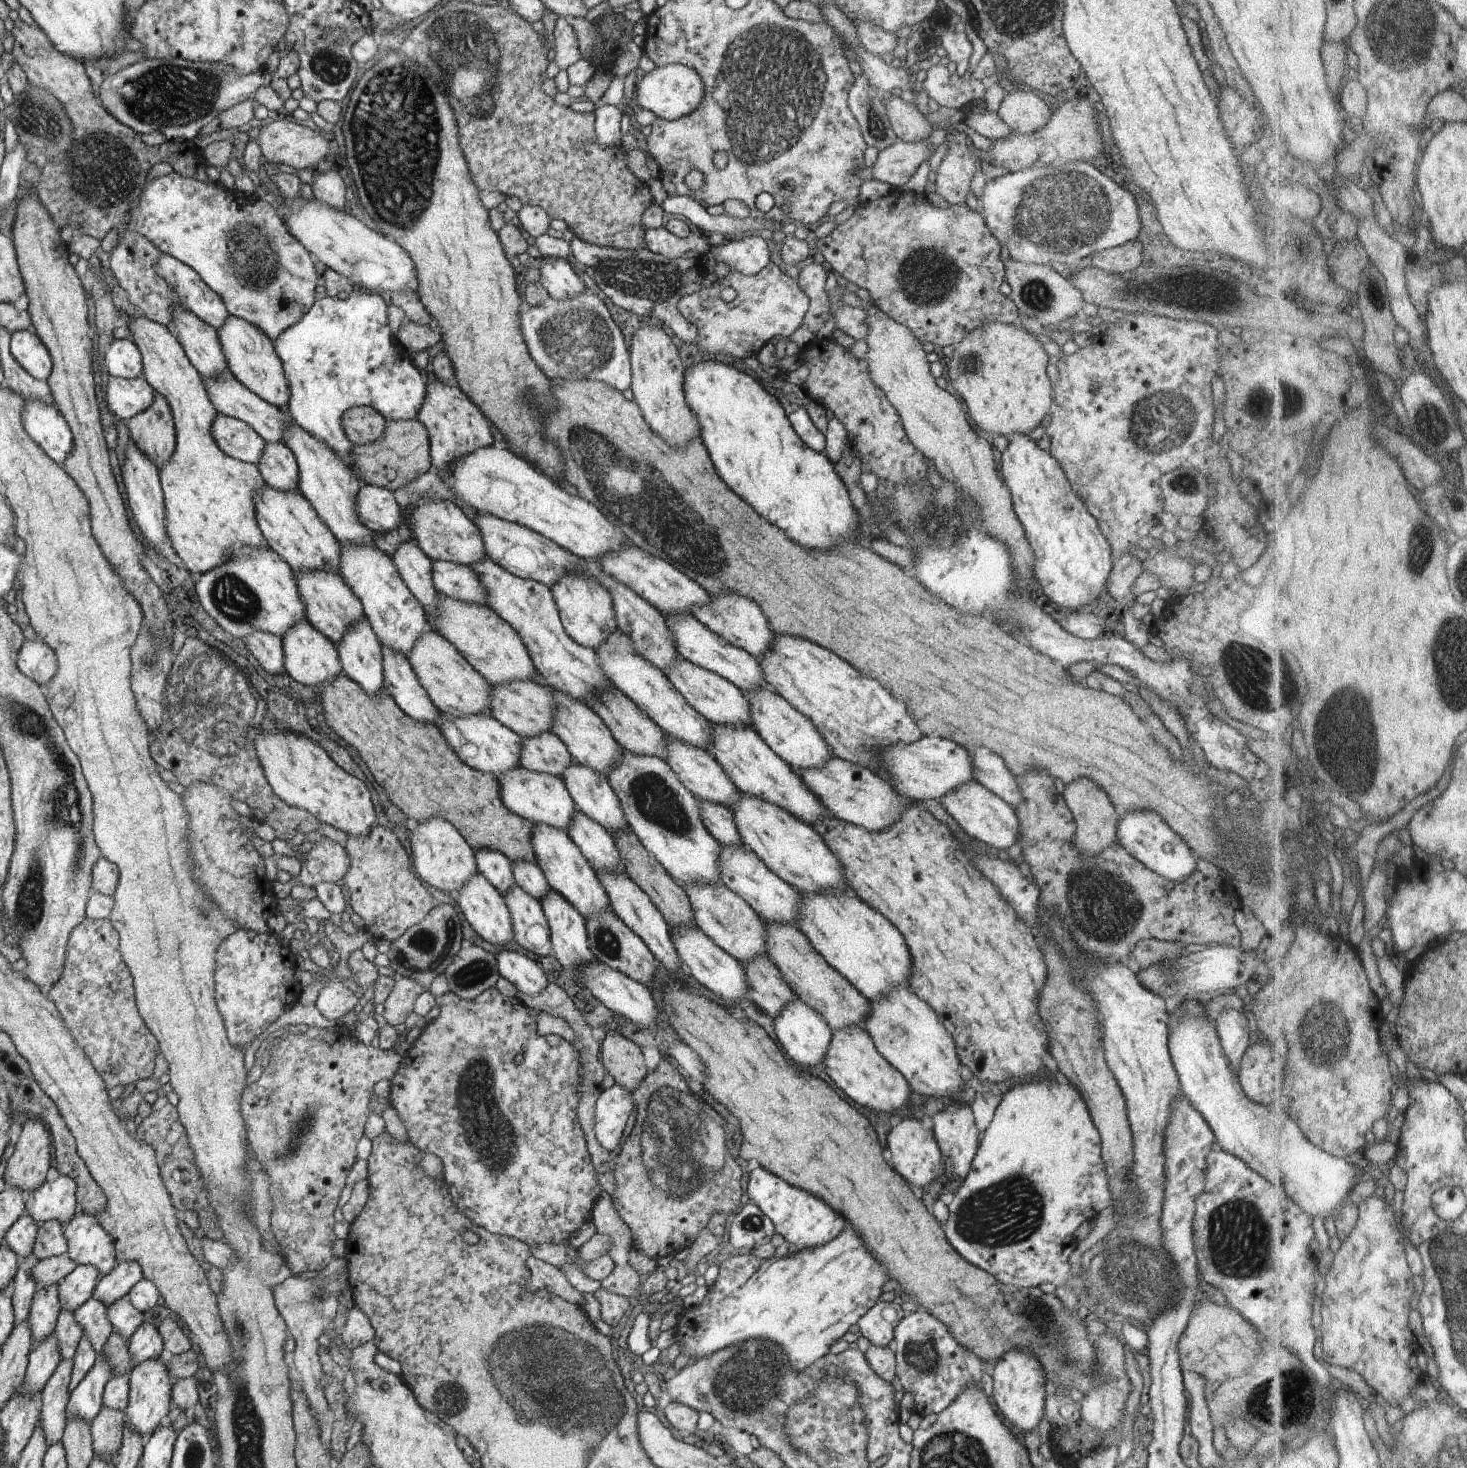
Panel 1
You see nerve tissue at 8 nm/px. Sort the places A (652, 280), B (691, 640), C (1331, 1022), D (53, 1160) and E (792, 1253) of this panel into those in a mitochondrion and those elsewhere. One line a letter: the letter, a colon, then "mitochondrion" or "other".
A: mitochondrion
B: other
C: mitochondrion
D: other
E: other

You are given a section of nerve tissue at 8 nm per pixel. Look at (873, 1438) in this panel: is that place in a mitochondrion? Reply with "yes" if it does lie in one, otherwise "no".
no

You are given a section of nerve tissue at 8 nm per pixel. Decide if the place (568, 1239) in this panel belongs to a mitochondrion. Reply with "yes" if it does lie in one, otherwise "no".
no

